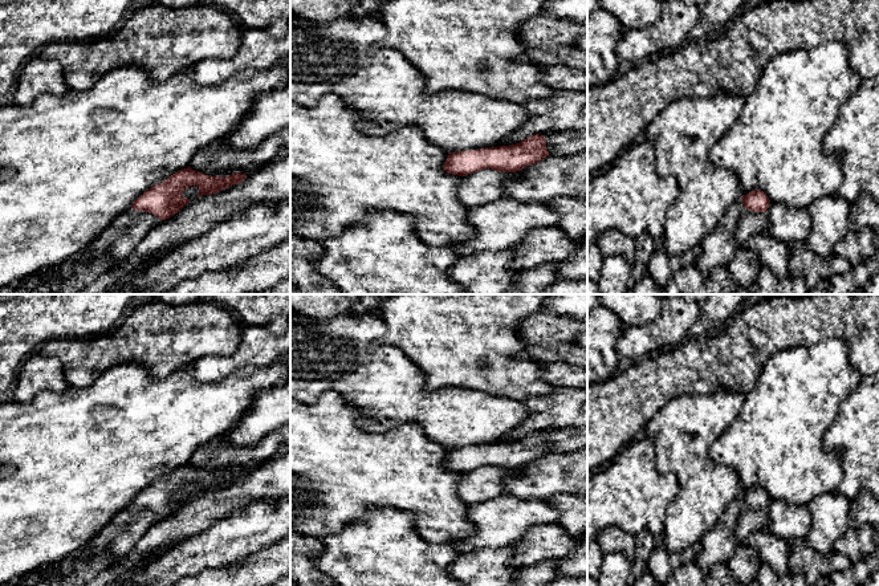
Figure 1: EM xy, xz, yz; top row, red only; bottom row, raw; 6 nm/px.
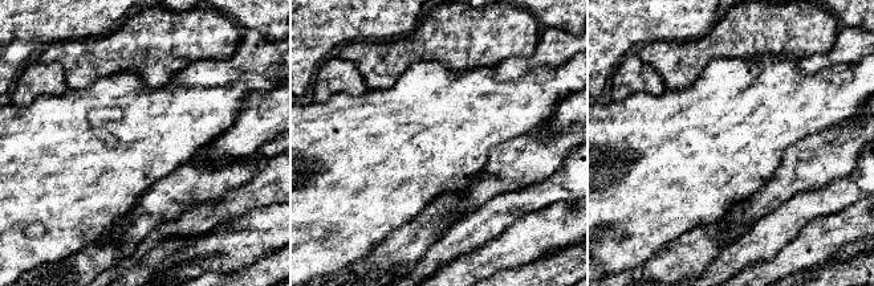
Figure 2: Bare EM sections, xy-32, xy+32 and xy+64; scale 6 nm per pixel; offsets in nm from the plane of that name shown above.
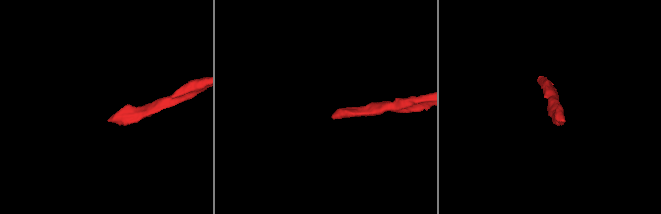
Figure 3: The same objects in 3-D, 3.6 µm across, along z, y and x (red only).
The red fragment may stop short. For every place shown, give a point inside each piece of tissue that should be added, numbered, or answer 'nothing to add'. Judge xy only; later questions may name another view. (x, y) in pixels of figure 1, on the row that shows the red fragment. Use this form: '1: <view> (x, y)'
1: xy (117, 240)

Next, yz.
1: yz (751, 223)

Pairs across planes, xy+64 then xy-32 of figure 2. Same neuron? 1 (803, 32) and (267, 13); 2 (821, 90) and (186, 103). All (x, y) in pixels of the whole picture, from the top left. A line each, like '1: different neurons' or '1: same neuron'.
1: different neurons
2: same neuron

